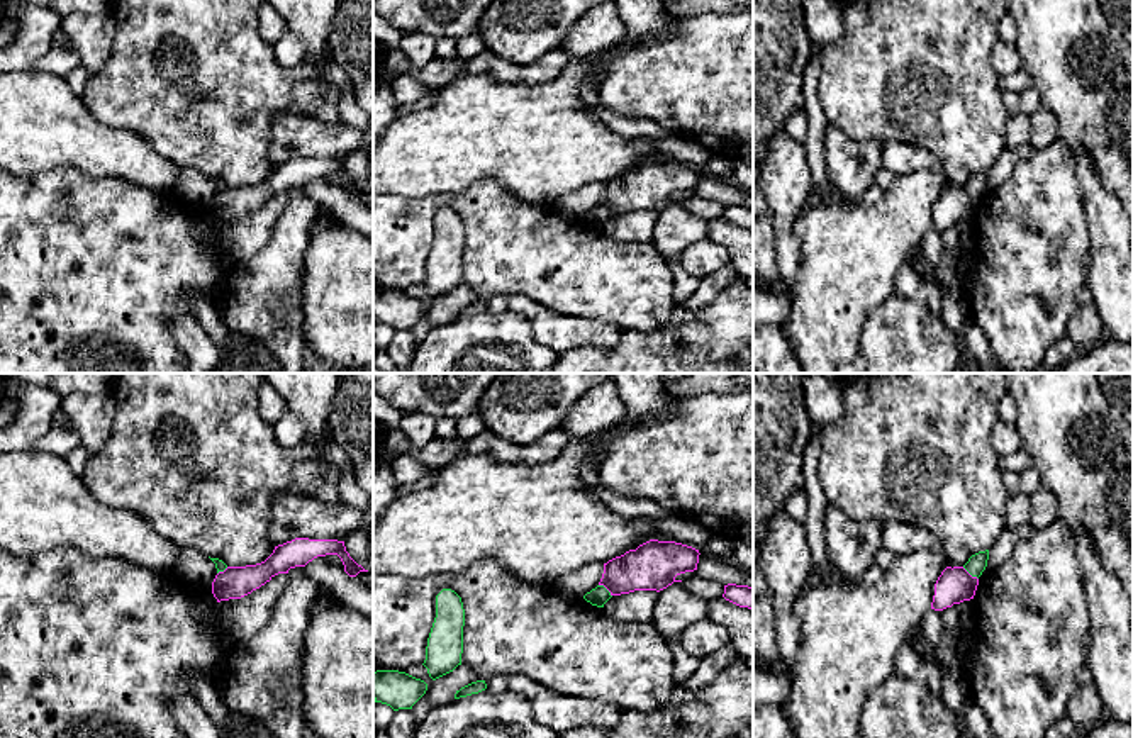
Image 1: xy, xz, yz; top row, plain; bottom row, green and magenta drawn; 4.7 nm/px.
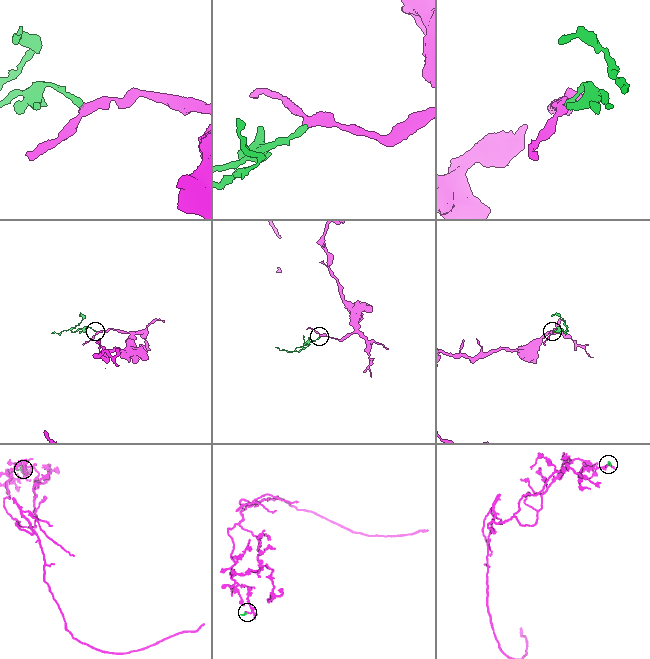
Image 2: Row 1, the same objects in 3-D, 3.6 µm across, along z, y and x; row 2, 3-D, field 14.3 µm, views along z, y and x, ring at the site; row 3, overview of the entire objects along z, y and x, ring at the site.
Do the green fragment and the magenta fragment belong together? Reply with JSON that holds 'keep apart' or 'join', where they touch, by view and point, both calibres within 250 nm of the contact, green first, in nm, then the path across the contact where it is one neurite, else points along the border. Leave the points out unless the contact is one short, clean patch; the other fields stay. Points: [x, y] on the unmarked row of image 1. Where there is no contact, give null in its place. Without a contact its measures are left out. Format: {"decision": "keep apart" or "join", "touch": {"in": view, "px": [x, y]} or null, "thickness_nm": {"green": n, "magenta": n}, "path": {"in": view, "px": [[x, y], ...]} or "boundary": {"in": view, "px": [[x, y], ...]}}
{"decision": "keep apart", "touch": {"in": "yz", "px": [971, 194]}, "thickness_nm": {"green": 90, "magenta": 170}, "boundary": {"in": "yz", "px": [[962, 187], [977, 199]]}}

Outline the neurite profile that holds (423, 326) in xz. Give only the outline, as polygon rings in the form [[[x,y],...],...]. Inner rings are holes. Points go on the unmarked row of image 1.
[[[412,285],[405,290],[405,294],[416,299],[421,299],[427,304],[426,314],[410,329],[414,334],[416,344],[419,346],[433,329],[433,322],[427,314],[434,300],[429,297],[427,288],[424,285]]]

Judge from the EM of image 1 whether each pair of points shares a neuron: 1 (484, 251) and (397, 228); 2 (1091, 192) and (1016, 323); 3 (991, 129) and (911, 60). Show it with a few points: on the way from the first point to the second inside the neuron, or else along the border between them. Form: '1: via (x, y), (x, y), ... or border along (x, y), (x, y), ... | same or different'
1: via (479, 224), (457, 202), (436, 202), (424, 209) | same
2: border along (1076, 165), (1084, 224), (1091, 243) | different
3: via (971, 119), (932, 80) | same

